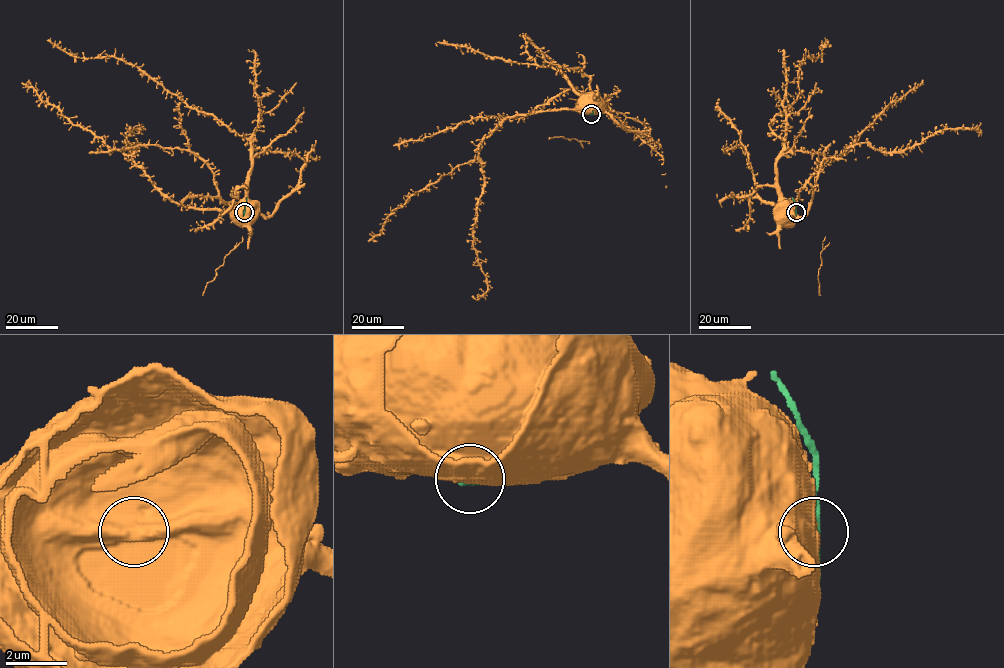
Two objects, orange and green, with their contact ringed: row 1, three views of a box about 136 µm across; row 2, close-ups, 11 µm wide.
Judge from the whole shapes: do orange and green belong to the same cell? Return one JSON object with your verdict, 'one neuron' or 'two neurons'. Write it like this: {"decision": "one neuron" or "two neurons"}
{"decision": "two neurons"}

